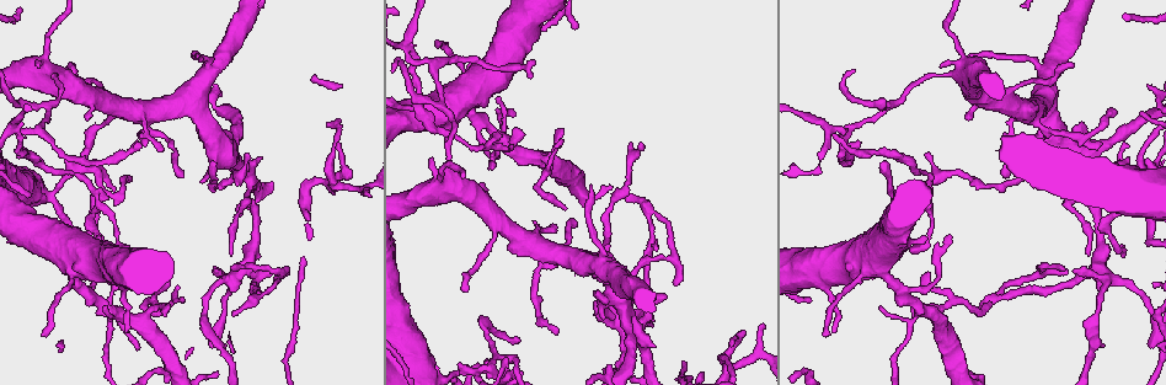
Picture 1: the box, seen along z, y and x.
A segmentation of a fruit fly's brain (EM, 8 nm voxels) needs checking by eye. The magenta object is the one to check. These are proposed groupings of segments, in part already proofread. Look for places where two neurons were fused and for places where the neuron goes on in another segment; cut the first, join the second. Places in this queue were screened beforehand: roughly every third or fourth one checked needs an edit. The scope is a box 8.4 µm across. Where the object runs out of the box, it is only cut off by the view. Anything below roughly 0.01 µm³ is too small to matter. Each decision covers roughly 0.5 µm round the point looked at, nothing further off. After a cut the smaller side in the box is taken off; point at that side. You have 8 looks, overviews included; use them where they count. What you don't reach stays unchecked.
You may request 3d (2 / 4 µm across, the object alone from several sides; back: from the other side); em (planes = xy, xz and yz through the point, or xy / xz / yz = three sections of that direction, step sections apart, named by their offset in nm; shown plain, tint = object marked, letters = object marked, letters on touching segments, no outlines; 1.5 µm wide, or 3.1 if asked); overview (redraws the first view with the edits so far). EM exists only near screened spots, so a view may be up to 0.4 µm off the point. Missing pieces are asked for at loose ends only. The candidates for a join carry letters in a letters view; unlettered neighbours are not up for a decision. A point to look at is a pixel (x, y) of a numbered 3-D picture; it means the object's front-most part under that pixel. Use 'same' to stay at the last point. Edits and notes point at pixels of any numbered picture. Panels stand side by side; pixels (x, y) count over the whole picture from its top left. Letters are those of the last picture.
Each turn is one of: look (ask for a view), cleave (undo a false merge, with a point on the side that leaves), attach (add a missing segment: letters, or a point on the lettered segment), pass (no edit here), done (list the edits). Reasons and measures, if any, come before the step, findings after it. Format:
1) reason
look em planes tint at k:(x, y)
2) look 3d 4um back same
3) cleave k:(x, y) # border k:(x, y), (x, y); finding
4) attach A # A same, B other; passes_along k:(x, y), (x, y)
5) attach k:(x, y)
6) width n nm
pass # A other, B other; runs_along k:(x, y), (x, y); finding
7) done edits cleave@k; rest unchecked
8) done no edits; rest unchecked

free end
look em planes letters at 1:(505, 358)

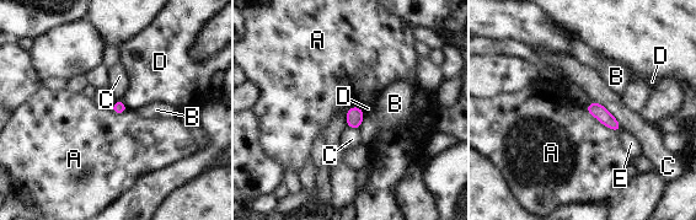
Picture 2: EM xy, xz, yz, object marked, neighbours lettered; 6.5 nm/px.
pass # A other, B other, C other, D other, E other; border 2:(583, 107), (617, 133); none of them fits

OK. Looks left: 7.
branch stops here
look 3d 4um at 1:(444, 138)

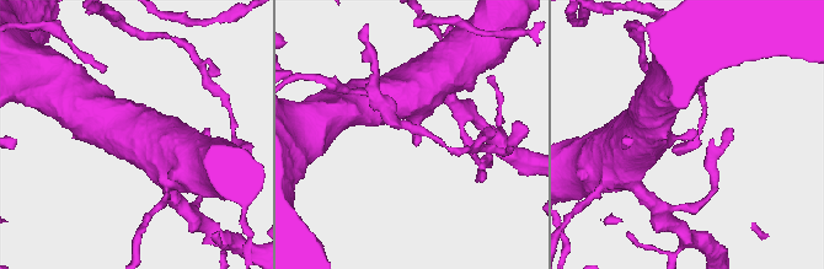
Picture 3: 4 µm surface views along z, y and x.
now the EM
look em xz step 4 letters at 3:(415, 145)

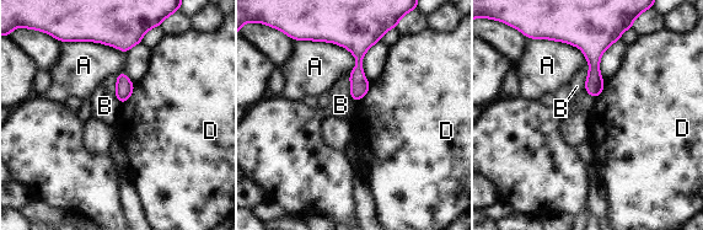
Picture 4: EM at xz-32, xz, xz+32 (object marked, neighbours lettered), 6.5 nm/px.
look em planes letters same

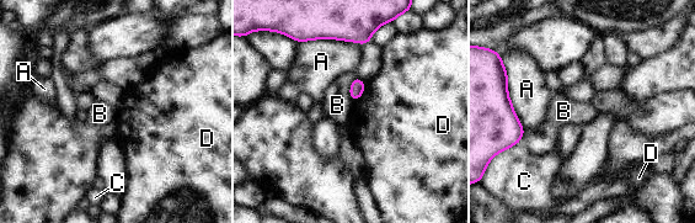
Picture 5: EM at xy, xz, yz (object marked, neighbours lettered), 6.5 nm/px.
pass # A other, B other, C other, D other; border 5:(354, 75), (349, 90), (353, 102); no lettered segment goes on from it

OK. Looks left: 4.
four arms meet
look 3d 4um at 1:(725, 367)

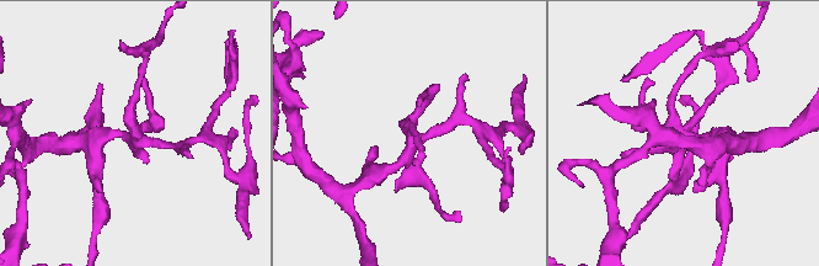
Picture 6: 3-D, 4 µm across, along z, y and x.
arms 4; need the tissue
look em xy step 8 tint at 6:(411, 138)

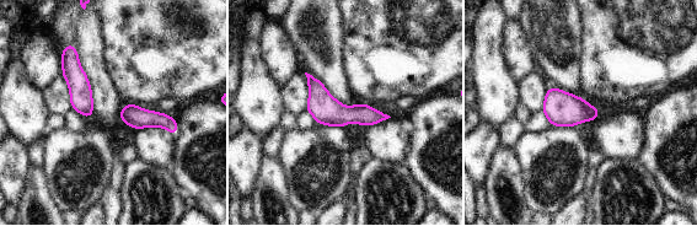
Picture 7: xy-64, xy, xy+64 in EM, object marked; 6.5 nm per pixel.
another direction
look em planes letters same

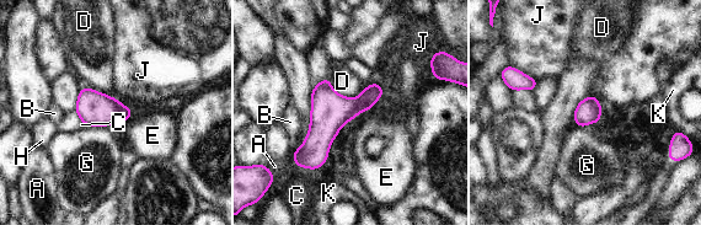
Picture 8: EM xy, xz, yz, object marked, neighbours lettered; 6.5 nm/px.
width 160 nm
pass # A other, B other, C other, D other, E other, G other, H other, J other, K other; border 8:(309, 128), (304, 142), (293, 154); continuous, no second neuron

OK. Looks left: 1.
done no edits; rest unchecked

